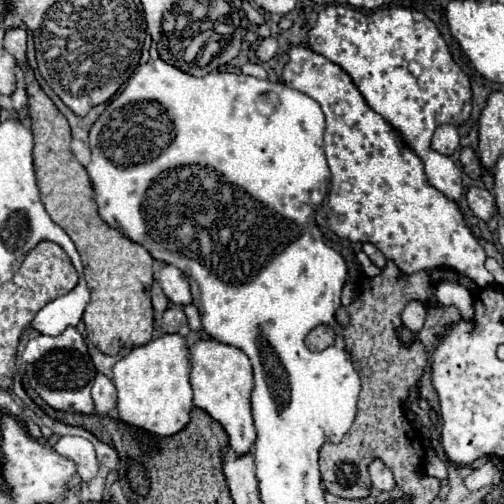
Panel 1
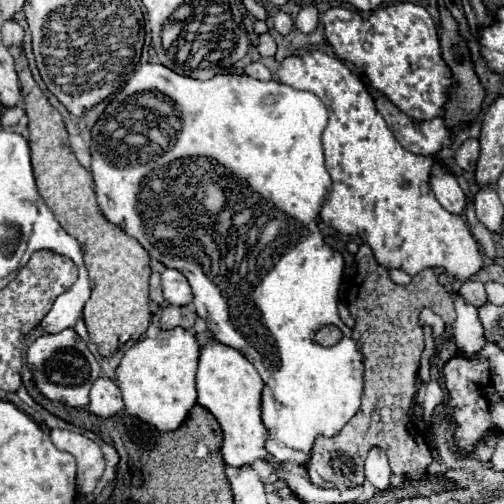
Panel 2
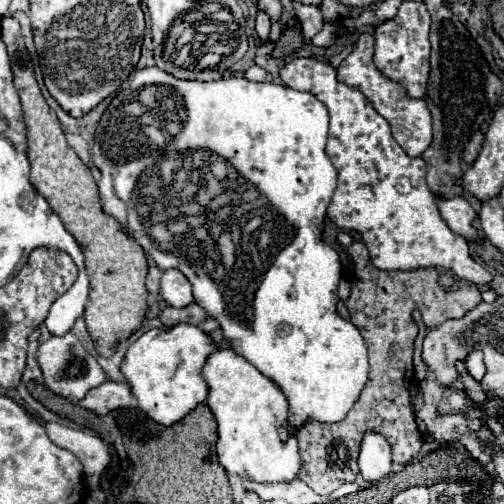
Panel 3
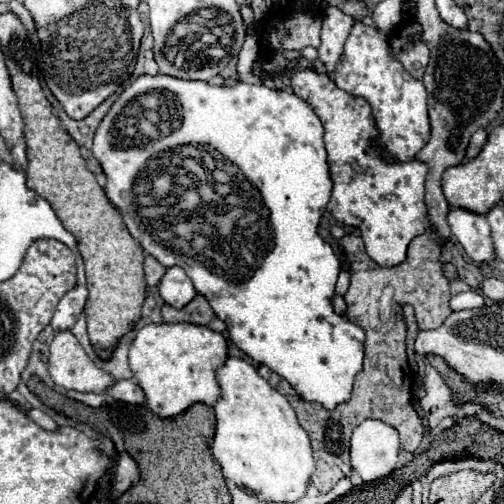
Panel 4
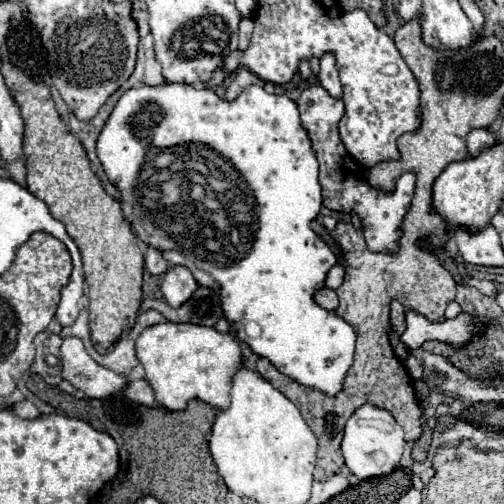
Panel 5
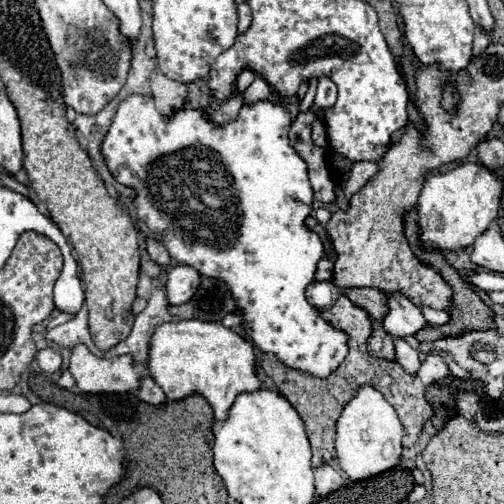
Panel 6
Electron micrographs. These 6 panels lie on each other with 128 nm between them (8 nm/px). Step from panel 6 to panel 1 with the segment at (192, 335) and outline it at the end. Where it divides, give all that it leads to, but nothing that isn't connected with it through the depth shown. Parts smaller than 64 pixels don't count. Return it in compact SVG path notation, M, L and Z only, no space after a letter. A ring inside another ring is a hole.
M164 334L144 346L134 348L114 366L114 386L118 392L118 418L130 426L144 428L158 436L178 434L190 420L192 388L188 382L188 346L182 336Z

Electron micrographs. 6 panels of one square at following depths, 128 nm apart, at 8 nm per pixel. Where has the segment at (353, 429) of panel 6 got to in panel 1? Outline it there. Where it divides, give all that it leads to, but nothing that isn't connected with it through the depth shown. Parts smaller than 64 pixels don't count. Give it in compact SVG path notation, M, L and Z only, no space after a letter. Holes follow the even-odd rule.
M374 460L370 466L368 466L368 472L370 472L370 478L372 478L372 486L378 488L378 490L392 490L396 486L394 482L394 476L390 472L390 468L386 468L382 464L382 460Z

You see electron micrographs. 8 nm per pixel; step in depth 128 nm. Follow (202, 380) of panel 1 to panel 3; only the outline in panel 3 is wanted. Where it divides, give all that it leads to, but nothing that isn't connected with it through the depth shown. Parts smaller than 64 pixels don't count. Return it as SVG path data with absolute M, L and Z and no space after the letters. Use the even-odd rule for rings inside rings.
M222 348L212 352L204 366L202 366L202 378L208 386L208 400L206 404L210 406L216 422L218 422L218 444L216 444L216 454L218 462L224 466L228 474L238 474L252 478L256 482L290 482L296 478L300 470L300 456L298 456L298 444L296 438L288 440L286 444L280 442L276 428L284 424L288 416L288 404L282 392L276 388L272 380L268 380L254 364L250 364L246 358L236 354L230 348Z

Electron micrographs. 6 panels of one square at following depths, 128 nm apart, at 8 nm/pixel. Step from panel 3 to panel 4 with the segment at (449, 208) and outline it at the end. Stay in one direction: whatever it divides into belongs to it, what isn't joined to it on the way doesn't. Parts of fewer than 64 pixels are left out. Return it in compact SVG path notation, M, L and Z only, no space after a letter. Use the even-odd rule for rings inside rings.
M450 208L448 224L450 224L454 238L464 246L466 254L472 260L476 262L494 260L490 228L482 214L476 214L464 208Z

